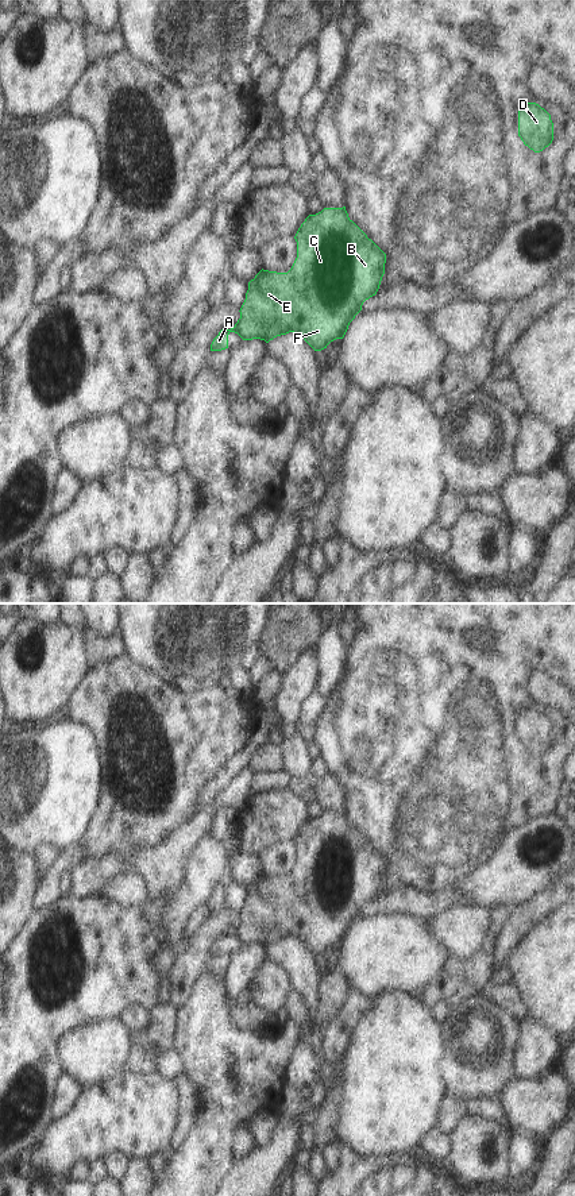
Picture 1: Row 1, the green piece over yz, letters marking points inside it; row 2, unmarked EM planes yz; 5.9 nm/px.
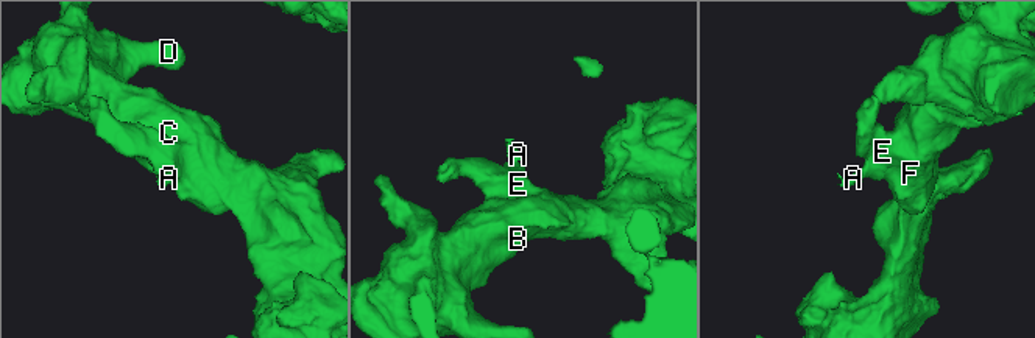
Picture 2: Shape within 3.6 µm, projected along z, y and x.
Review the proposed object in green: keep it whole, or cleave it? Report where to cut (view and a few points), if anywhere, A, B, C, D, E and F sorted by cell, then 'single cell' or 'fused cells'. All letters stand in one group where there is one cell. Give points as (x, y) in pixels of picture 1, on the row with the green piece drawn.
cut yz (234, 327), (236, 332); groups A / B C D E F; fused cells

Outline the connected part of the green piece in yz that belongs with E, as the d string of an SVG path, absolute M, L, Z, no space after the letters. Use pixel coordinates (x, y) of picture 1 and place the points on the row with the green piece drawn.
M346 207L309 215L296 236L297 258L288 273L261 270L248 282L240 319L235 324L243 340L269 343L294 332L314 351L343 339L366 300L375 296L385 274L386 254L348 217Z

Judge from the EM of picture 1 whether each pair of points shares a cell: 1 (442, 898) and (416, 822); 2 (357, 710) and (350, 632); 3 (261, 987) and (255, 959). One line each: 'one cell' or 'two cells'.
1: two cells
2: two cells
3: two cells

